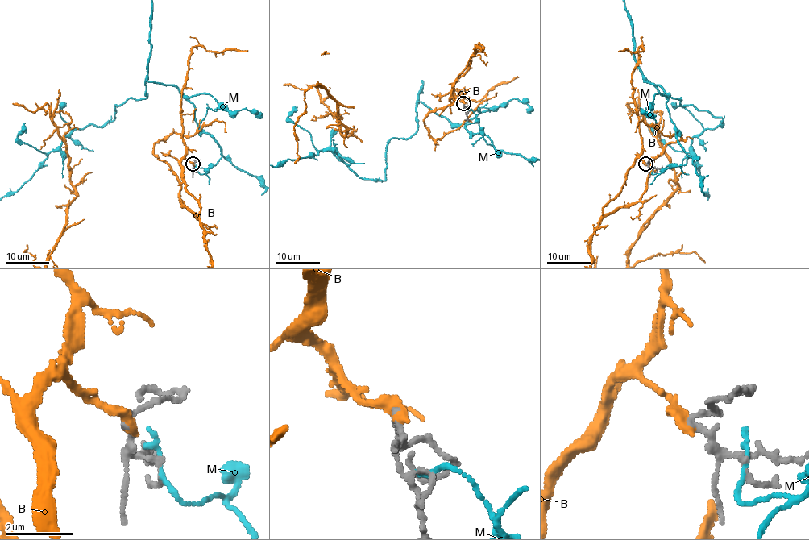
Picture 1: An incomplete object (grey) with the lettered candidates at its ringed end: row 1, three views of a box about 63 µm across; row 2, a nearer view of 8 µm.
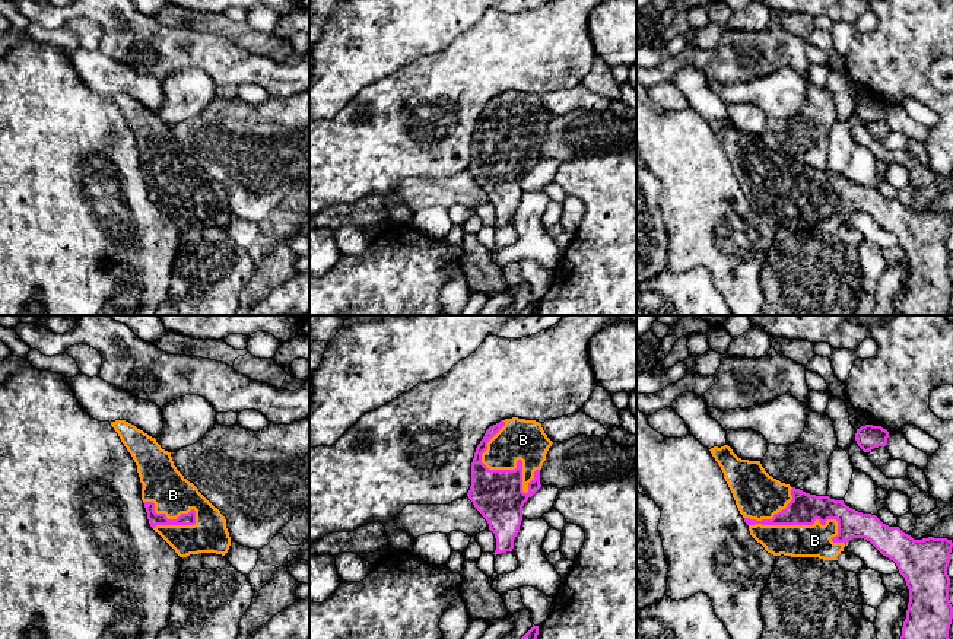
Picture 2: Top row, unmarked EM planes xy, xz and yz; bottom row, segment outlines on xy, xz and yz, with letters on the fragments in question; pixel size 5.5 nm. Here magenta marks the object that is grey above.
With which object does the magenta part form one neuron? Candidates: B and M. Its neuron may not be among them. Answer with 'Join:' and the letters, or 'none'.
Join: B

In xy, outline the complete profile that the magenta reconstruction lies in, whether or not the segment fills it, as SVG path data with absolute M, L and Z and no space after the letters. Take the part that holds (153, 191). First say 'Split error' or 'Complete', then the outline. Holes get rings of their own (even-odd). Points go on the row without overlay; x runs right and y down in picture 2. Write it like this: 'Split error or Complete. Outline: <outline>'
Split error. Outline: M126 93L111 95L121 115L131 127L142 156L150 200L158 206L180 231L198 226L225 229L231 219L226 193L174 139L171 125L161 121L155 111Z

